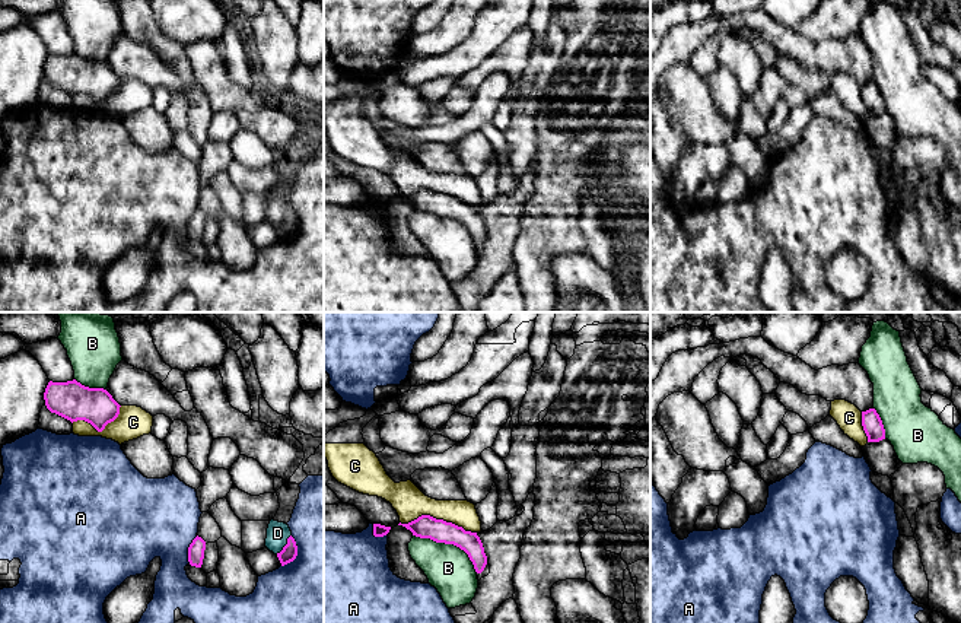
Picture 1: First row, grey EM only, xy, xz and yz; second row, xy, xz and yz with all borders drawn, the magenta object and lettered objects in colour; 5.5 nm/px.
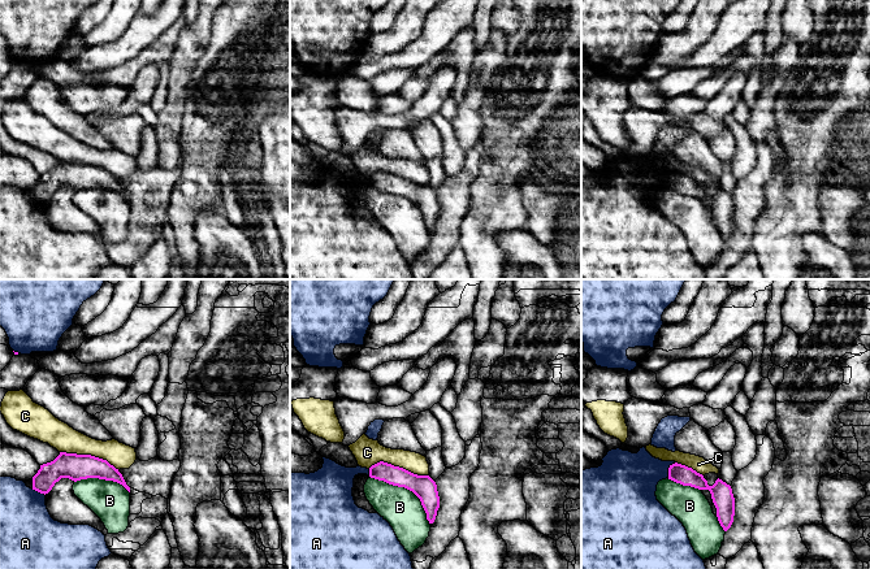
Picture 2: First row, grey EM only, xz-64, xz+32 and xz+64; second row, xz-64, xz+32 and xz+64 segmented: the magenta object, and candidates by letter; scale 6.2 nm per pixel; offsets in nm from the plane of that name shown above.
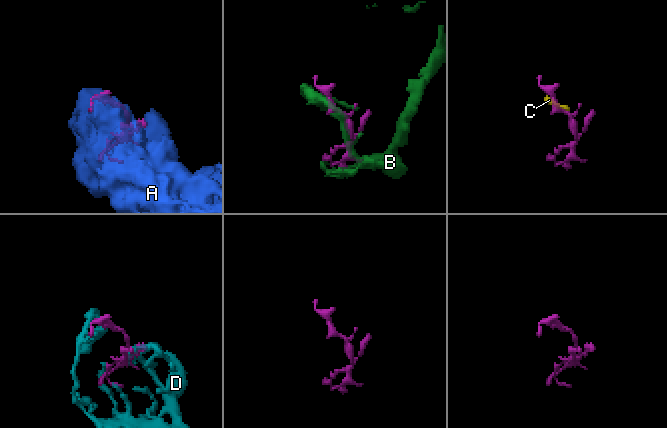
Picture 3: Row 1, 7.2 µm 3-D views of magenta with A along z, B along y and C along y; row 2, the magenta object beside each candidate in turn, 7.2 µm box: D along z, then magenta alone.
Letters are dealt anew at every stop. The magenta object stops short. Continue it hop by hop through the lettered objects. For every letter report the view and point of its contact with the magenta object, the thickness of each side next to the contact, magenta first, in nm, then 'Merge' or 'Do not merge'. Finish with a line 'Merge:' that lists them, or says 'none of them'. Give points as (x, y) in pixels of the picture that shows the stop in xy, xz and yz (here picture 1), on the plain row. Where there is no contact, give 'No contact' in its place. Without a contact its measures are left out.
A: Touches magenta at xy (296, 226). Thickness 90 nm (magenta) against 460 nm. Do not merge
B: Touches magenta at xz (449, 216). Thickness 130 nm (magenta) against 260 nm. Do not merge
C: Touches magenta at xz (438, 193). Thickness 130 nm (magenta) against 180 nm. Do not merge
D: Touches magenta at xy (286, 218). Thickness 90 nm (magenta) against 130 nm. Do not merge
Merge: none of them

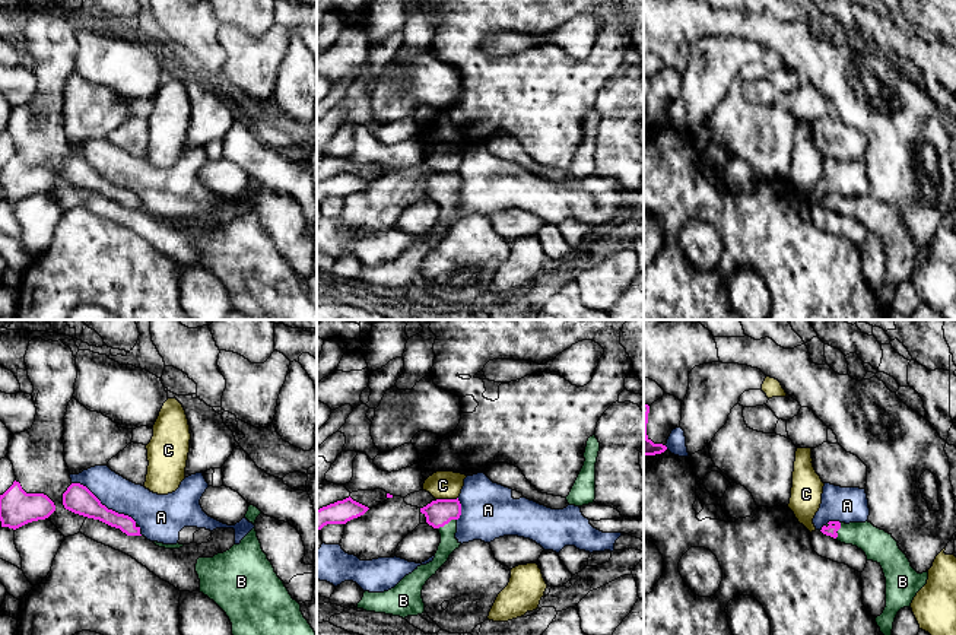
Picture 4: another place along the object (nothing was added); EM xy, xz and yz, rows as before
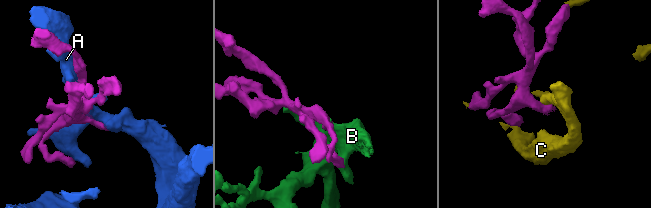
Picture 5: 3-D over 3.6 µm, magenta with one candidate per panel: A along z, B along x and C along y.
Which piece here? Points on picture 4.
A: Touches magenta at xy (104, 178). Thickness 160 nm (magenta) against 200 nm. Do not merge
B: Touches magenta at xz (445, 196). Thickness 150 nm (magenta) against 100 nm. Merge
C: Touches magenta at xz (447, 172). Thickness 150 nm (magenta) against 160 nm. Do not merge
Merge: B

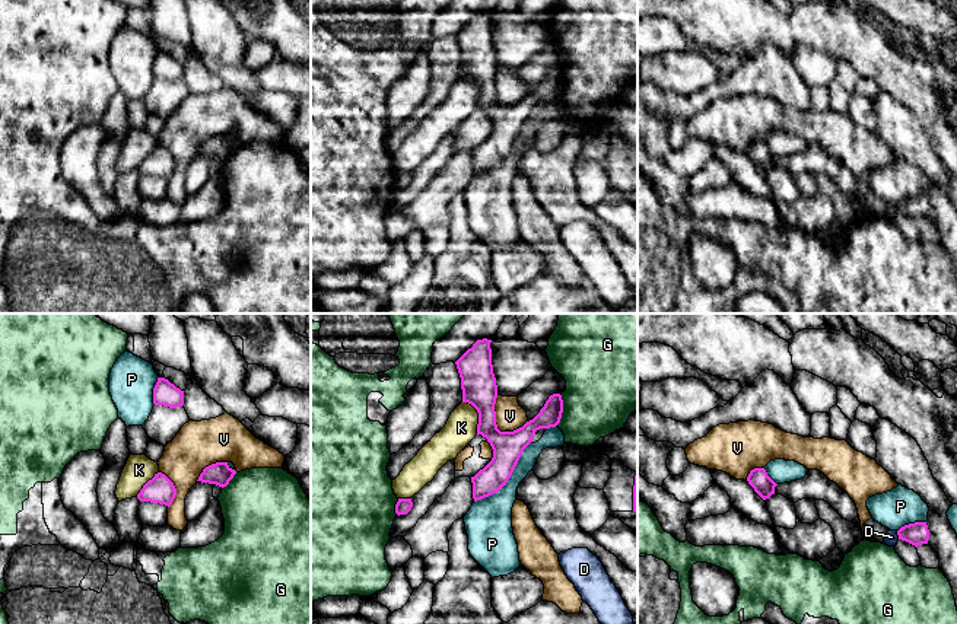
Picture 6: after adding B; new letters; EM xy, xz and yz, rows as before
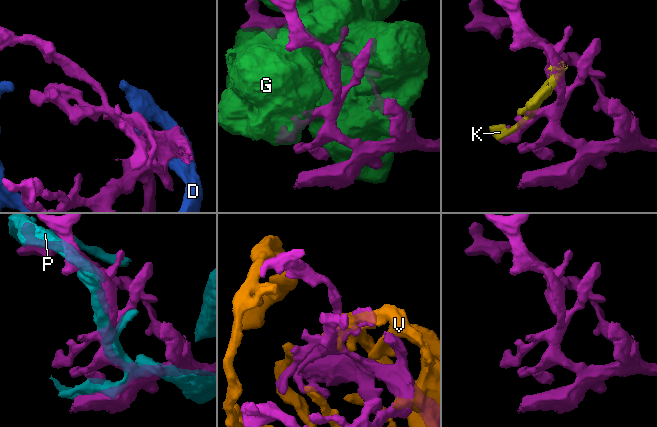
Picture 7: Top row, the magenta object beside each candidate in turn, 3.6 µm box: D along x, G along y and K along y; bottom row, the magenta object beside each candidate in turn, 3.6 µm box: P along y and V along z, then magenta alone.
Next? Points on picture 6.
D: Touches magenta at yz (897, 207). Thickness 130 nm (magenta) against 70 nm. Do not merge
G: Touches magenta at xz (562, 83). Thickness 120 nm (magenta) against 400 nm. Do not merge
K: Touches magenta at xz (479, 89). Thickness 190 nm (magenta) against 180 nm. Do not merge
P: Touches magenta at xz (509, 150). Thickness 170 nm (magenta) against 240 nm. Do not merge
V: Touches magenta at xz (495, 96). Thickness 190 nm (magenta) against 160 nm. Do not merge
Merge: none of them

